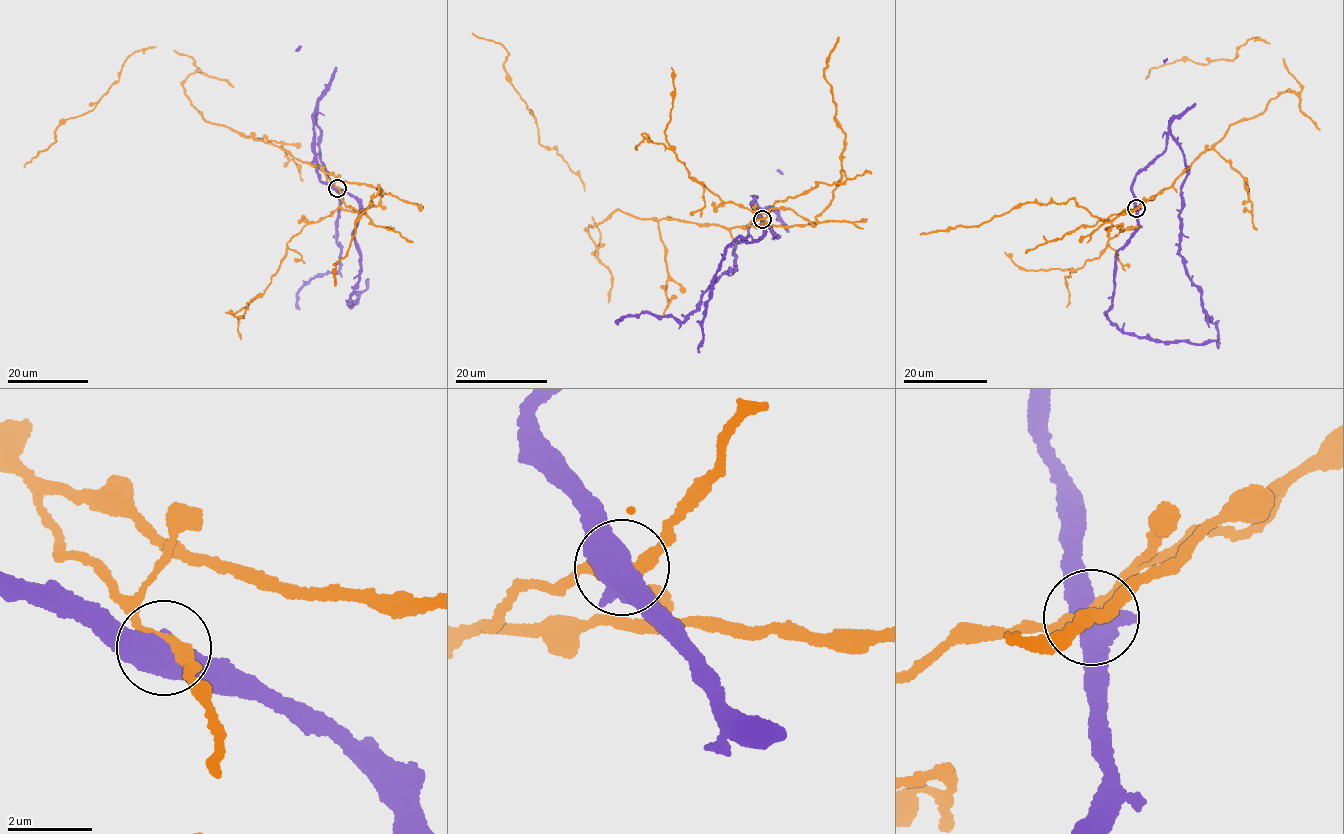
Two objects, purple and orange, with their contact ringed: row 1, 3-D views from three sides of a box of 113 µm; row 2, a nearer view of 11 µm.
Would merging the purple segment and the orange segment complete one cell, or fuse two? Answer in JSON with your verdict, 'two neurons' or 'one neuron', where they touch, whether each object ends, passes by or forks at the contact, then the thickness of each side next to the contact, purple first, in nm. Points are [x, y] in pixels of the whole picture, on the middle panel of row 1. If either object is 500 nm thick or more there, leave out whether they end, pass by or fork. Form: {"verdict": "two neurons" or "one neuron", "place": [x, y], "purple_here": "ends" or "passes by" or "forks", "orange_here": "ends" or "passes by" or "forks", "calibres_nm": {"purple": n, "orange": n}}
{"verdict": "one neuron", "place": [762, 219], "calibres_nm": {"purple": 600, "orange": 260}}

